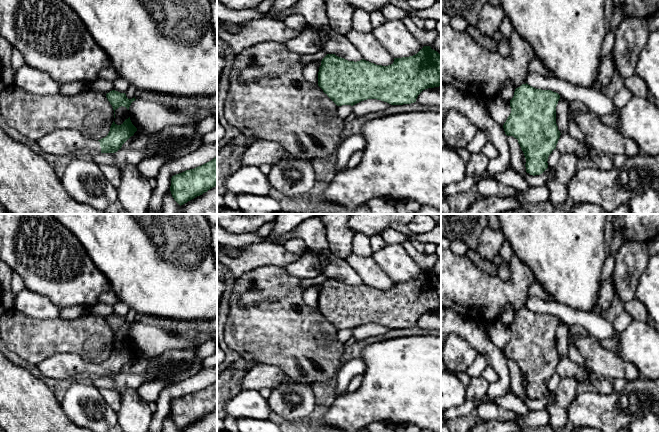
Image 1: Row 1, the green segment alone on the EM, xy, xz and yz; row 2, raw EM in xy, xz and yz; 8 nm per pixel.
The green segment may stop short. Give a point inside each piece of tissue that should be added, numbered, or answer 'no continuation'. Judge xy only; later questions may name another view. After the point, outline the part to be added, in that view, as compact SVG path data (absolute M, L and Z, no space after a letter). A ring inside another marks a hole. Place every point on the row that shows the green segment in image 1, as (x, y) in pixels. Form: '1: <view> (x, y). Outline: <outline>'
1: xy (64, 142). Outline: M58 129L44 135L37 141L43 154L91 158L101 153L100 142L88 138L74 129Z

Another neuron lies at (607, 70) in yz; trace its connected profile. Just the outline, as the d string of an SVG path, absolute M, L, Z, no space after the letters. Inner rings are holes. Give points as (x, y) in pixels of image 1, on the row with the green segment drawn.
M611 52L601 61L598 80L601 88L606 87L616 74L615 65L611 57Z

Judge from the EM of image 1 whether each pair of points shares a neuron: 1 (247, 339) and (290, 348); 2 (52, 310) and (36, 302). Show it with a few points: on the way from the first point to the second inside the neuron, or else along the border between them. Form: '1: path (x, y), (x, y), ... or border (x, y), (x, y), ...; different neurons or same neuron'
1: path (258, 339), (279, 339); same neuron
2: path (48, 310), (40, 306); same neuron

